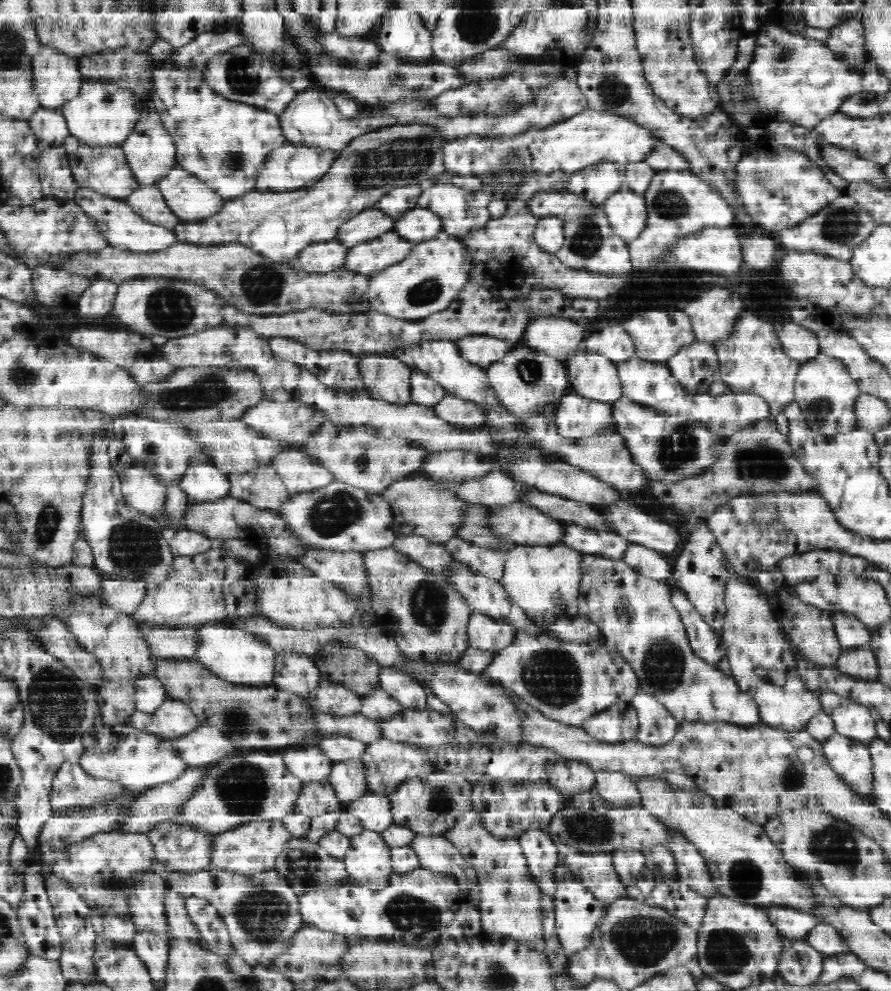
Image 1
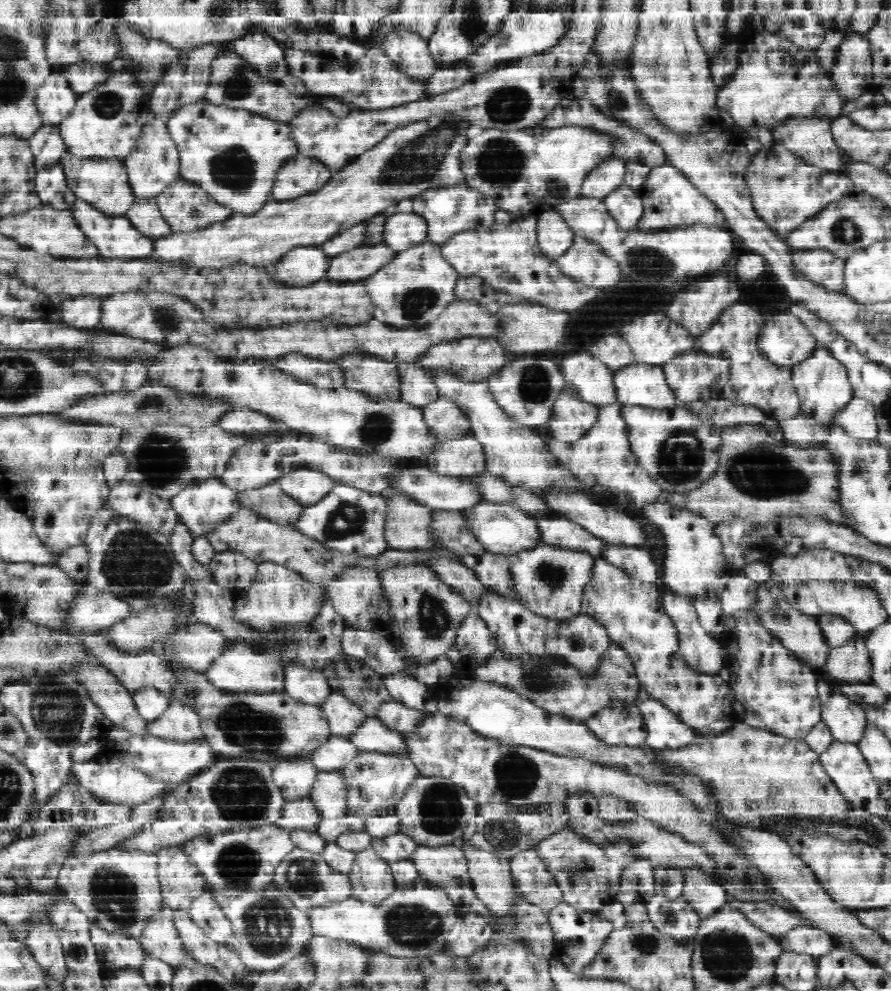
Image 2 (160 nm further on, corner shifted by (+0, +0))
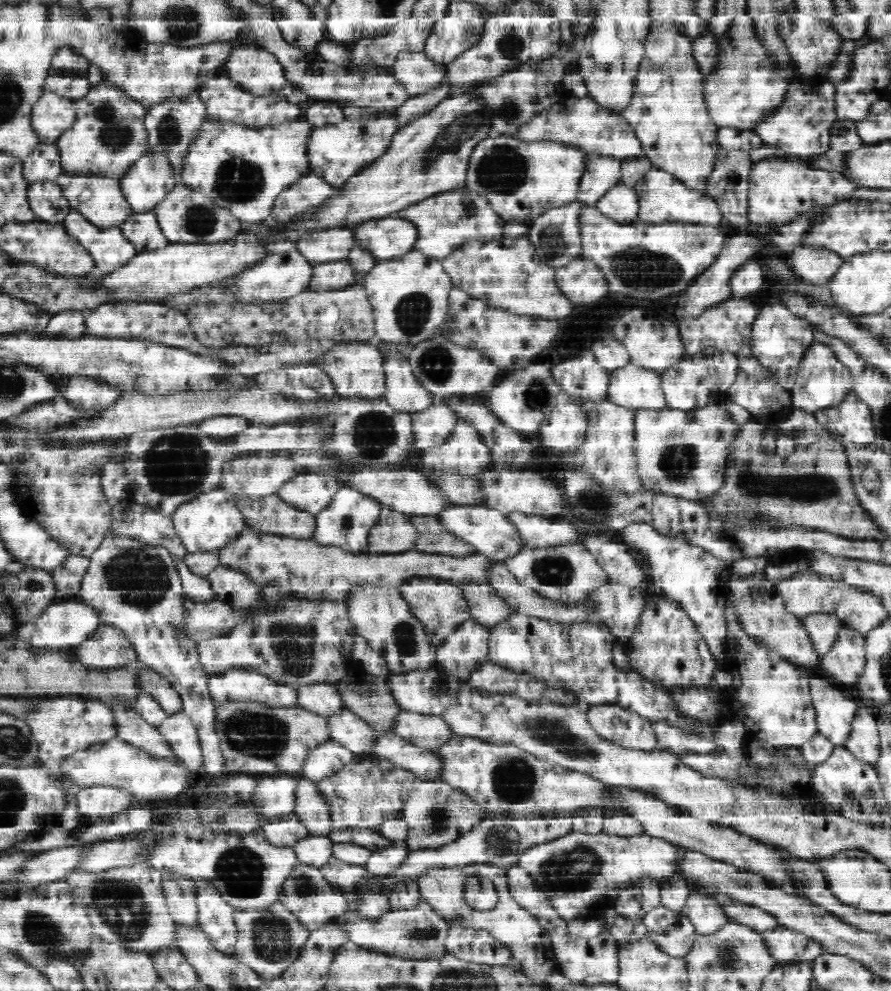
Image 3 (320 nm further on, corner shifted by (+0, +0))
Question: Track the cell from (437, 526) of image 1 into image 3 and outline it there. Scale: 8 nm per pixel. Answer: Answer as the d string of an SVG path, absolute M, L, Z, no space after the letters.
M384 506L379 524L372 530L365 553L397 554L413 549L419 535L412 526L412 516Z

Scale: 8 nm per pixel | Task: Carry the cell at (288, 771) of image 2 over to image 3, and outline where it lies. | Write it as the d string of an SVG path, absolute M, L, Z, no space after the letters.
M300 772L259 778L254 791L253 803L259 806L259 814L261 814L268 823L284 818L285 815L293 812L296 800L295 790L300 778L302 778Z

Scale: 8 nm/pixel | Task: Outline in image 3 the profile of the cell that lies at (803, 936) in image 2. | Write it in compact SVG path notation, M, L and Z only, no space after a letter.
M776 927L762 933L768 952L778 965L786 962L813 961L823 948L814 939L784 927Z

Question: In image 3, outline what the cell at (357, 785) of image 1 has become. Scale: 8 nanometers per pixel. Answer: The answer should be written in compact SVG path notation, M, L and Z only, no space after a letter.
M300 778L296 786L293 813L307 828L310 835L327 835L331 831L331 809L319 790L318 781Z

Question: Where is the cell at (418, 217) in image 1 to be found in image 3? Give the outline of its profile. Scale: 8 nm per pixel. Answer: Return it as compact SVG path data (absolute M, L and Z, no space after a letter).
M394 215L361 222L352 227L355 246L361 246L377 260L394 259L413 250L419 231L414 222Z

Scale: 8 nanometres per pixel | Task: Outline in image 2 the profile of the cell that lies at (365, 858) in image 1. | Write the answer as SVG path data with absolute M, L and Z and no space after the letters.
M368 846L356 853L349 879L354 898L364 898L364 902L384 902L392 890L396 890L391 866Z

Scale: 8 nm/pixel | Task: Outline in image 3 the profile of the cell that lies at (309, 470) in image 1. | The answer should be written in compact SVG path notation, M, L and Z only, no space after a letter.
M302 472L283 484L277 495L296 509L318 515L333 500L341 486L341 482L328 478L328 474L320 476L320 472Z

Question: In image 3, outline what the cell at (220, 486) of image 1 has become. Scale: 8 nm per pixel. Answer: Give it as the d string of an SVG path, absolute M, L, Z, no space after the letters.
M221 486L205 491L204 494L190 499L189 502L182 503L177 507L171 520L176 528L176 533L180 536L180 541L184 544L187 553L190 554L197 551L218 553L226 544L236 540L238 534L247 527L244 515L235 505L235 495L230 494Z

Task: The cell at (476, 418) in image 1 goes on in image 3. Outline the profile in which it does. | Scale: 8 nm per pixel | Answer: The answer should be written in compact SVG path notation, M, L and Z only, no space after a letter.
M444 401L436 402L426 410L411 414L412 430L415 434L414 448L425 452L441 445L450 436L458 418L454 410L446 406Z

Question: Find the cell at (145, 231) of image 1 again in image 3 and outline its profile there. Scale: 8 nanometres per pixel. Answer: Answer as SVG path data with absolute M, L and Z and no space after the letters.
M71 210L63 220L71 234L91 254L97 274L106 276L124 266L137 255L135 246L128 242L121 227L100 227L88 222L78 210Z

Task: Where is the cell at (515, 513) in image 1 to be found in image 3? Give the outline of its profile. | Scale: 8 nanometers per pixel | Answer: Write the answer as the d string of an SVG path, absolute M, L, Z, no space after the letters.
M448 505L438 519L444 524L444 531L462 539L472 545L476 553L482 554L493 562L512 558L523 550L523 540L520 539L520 530L512 524L504 512L492 510L490 506L478 505Z

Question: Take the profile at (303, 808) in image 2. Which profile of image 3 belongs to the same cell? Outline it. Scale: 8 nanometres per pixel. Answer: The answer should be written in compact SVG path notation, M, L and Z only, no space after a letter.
M293 812L285 815L284 818L264 824L260 829L263 831L266 840L272 842L274 846L293 847L298 840L309 835L307 828Z

